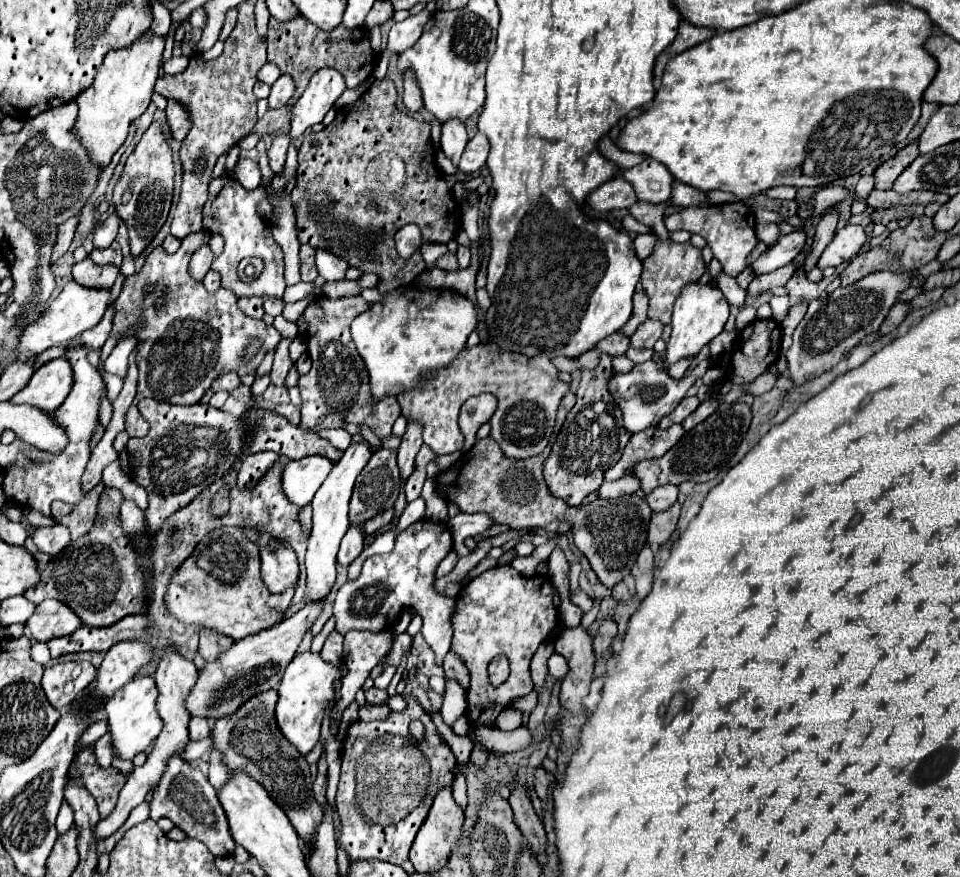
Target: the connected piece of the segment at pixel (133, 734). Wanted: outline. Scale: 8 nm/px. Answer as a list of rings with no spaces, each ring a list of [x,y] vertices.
[[[135,677],[131,683],[127,683],[127,687],[117,691],[115,697],[107,701],[105,715],[109,721],[109,731],[113,737],[115,753],[121,759],[133,759],[137,753],[145,751],[151,745],[151,741],[157,739],[157,735],[161,733],[163,719],[155,711],[157,697],[159,697],[159,691],[155,687],[153,677]]]

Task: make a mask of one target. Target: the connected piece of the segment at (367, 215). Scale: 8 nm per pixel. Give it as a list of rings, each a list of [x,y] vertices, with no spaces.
[[[389,77],[385,79],[375,79],[375,83],[369,87],[367,93],[361,95],[361,99],[357,99],[353,105],[347,105],[347,107],[341,107],[337,109],[337,117],[335,121],[325,127],[321,133],[309,133],[299,149],[299,171],[297,171],[297,185],[291,193],[291,201],[293,201],[293,209],[295,209],[295,217],[297,217],[297,237],[301,243],[307,243],[311,247],[327,247],[331,253],[343,257],[351,267],[357,267],[359,271],[363,273],[375,273],[379,277],[379,283],[377,283],[377,291],[379,293],[387,293],[387,291],[393,291],[395,287],[403,285],[403,283],[413,283],[417,275],[421,275],[425,271],[425,263],[423,261],[409,261],[405,263],[397,251],[395,251],[395,233],[407,225],[407,223],[415,223],[421,227],[421,233],[423,233],[423,241],[437,241],[437,243],[449,243],[455,233],[457,233],[457,227],[461,223],[461,207],[459,203],[455,203],[453,195],[451,195],[451,189],[445,185],[445,175],[443,171],[435,165],[435,153],[433,153],[433,145],[431,145],[431,125],[425,123],[425,121],[417,121],[413,117],[409,117],[407,113],[401,113],[397,109],[397,91],[395,91],[395,85]]]

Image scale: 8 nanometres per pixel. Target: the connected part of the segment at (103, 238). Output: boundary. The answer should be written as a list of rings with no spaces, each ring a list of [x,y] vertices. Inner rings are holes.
[[[111,213],[103,223],[97,225],[95,229],[95,237],[93,237],[93,245],[103,249],[103,247],[109,247],[115,237],[117,237],[117,231],[119,231],[119,225],[121,225],[121,219],[117,213]]]

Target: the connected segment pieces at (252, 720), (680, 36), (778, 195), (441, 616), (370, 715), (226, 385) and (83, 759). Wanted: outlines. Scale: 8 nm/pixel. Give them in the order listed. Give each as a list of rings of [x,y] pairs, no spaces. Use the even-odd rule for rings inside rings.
[[[277,689],[263,691],[263,695],[247,699],[247,703],[243,703],[243,707],[235,711],[235,715],[227,715],[215,721],[211,737],[203,741],[189,741],[181,757],[191,763],[195,761],[195,757],[201,757],[203,753],[217,749],[229,773],[239,771],[249,773],[255,781],[259,781],[265,787],[269,797],[283,809],[283,813],[289,817],[291,825],[303,839],[307,855],[311,855],[315,851],[315,837],[323,817],[323,809],[313,795],[313,781],[307,759],[299,755],[299,751],[291,743],[287,743],[285,735],[279,731],[279,725],[275,725],[275,703]]]
[[[685,19],[681,21],[679,25],[679,33],[675,37],[675,41],[657,57],[655,61],[655,69],[653,69],[653,83],[655,87],[659,87],[661,83],[661,77],[663,77],[663,71],[665,71],[665,63],[669,59],[673,59],[677,53],[689,49],[689,47],[695,47],[697,43],[703,43],[707,39],[711,39],[717,31],[715,29],[709,29],[709,27],[695,27],[695,25],[689,25],[685,23]]]
[[[779,186],[768,189],[765,193],[772,199],[794,200],[796,198],[796,188],[789,186]]]
[[[417,521],[399,533],[391,553],[367,557],[357,579],[341,585],[335,597],[333,615],[337,619],[335,629],[341,635],[347,631],[371,631],[379,633],[393,625],[395,615],[403,609],[415,609],[423,617],[423,637],[435,653],[437,667],[443,667],[443,659],[451,645],[451,615],[456,600],[435,591],[435,571],[443,557],[451,551],[453,537],[447,527],[431,521]]]
[[[363,705],[363,709],[359,711],[359,719],[361,721],[383,721],[389,719],[391,709],[387,705]]]
[[[225,373],[225,375],[221,375],[219,379],[213,381],[211,389],[213,391],[227,391],[227,393],[231,393],[231,391],[235,391],[239,387],[239,383],[241,383],[241,379],[235,373]]]
[[[93,745],[83,747],[69,767],[69,779],[81,779],[87,791],[95,797],[101,817],[107,817],[117,803],[117,789],[111,785],[125,785],[127,777],[119,775],[115,767],[101,767],[95,759]]]

